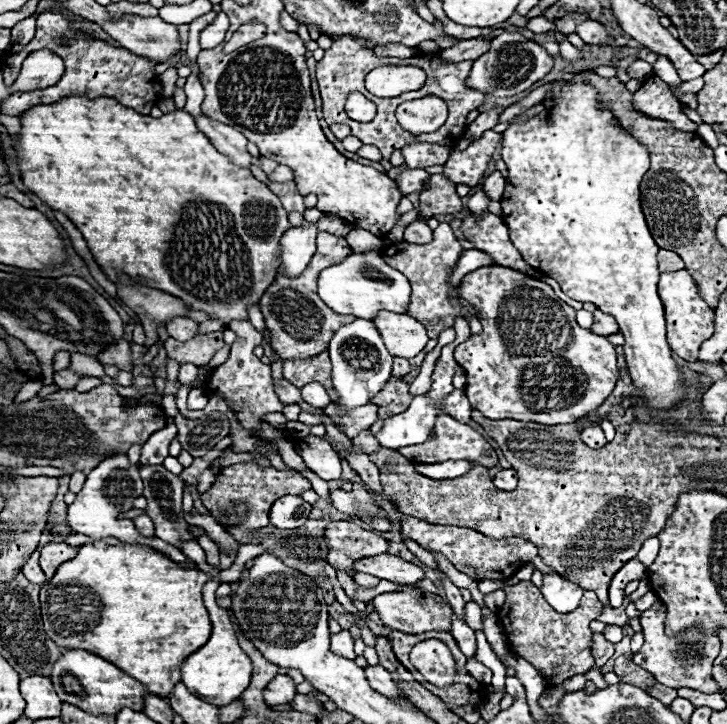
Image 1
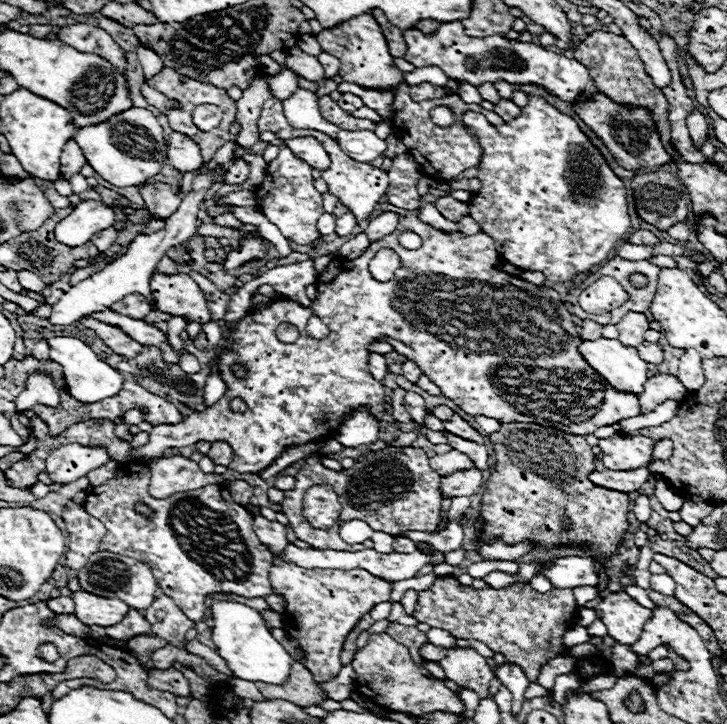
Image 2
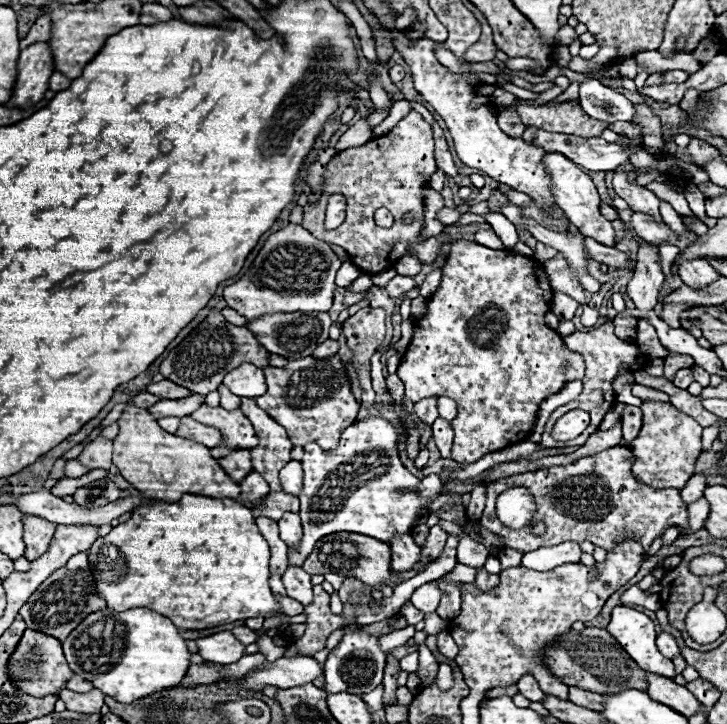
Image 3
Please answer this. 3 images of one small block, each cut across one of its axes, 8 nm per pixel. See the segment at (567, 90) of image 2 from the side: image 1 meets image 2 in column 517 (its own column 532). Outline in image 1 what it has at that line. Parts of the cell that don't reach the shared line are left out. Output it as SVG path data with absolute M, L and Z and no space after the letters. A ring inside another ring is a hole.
M508 30L496 36L490 42L490 50L474 60L474 66L466 78L466 86L472 90L480 90L484 94L492 94L496 98L506 98L530 88L534 82L544 78L552 70L552 66L554 58L540 44L528 40L518 30Z

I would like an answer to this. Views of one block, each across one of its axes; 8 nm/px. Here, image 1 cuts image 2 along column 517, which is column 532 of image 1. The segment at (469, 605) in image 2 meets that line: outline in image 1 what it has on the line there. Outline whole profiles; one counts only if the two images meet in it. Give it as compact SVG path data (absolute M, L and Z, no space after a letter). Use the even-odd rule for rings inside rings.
M518 582L514 586L506 586L506 602L498 608L498 618L508 636L510 648L514 654L528 660L542 676L566 680L574 674L584 674L594 666L594 658L590 654L592 646L592 630L590 622L596 620L602 612L602 604L596 594L584 592L582 604L572 614L560 614L548 606L540 590L530 582Z

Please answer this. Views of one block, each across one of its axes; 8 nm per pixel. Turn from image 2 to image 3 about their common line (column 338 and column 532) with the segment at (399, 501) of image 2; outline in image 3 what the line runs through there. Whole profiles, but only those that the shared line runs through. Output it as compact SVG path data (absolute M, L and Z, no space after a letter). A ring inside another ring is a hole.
M614 446L614 448L608 448L604 452L578 458L578 460L574 460L570 464L564 464L564 466L552 466L552 468L514 474L514 476L496 480L496 482L486 486L486 508L482 512L480 524L488 532L500 536L502 542L504 542L504 548L512 548L512 550L518 550L518 552L524 552L524 554L528 550L536 550L536 546L556 546L560 542L582 542L582 540L590 540L592 544L596 544L604 550L612 550L616 544L620 544L626 538L638 540L644 546L644 552L646 552L650 548L650 544L658 536L662 536L670 526L678 526L680 536L694 534L694 530L690 530L690 526L688 526L688 512L686 512L686 504L680 498L680 492L678 490L654 490L654 488L638 482L632 476L632 470L630 470L632 462L634 462L634 456L632 456L630 448ZM512 486L526 486L534 494L534 502L536 502L534 522L546 522L546 534L544 536L532 538L530 528L512 530L496 518L496 498L500 496L500 492L504 492Z

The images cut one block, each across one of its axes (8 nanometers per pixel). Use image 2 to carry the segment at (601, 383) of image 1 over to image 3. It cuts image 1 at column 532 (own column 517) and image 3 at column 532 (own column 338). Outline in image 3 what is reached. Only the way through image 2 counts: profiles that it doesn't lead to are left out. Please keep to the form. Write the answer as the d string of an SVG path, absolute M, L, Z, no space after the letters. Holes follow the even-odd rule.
M470 240L450 242L442 282L432 298L426 298L426 314L414 322L414 336L398 366L398 376L406 386L406 398L412 402L430 396L448 396L458 402L458 416L452 420L456 434L452 460L460 464L476 462L484 454L524 442L530 436L540 402L560 392L566 382L584 378L582 358L576 362L576 354L544 322L552 298L548 274L528 256L512 250L490 250Z

